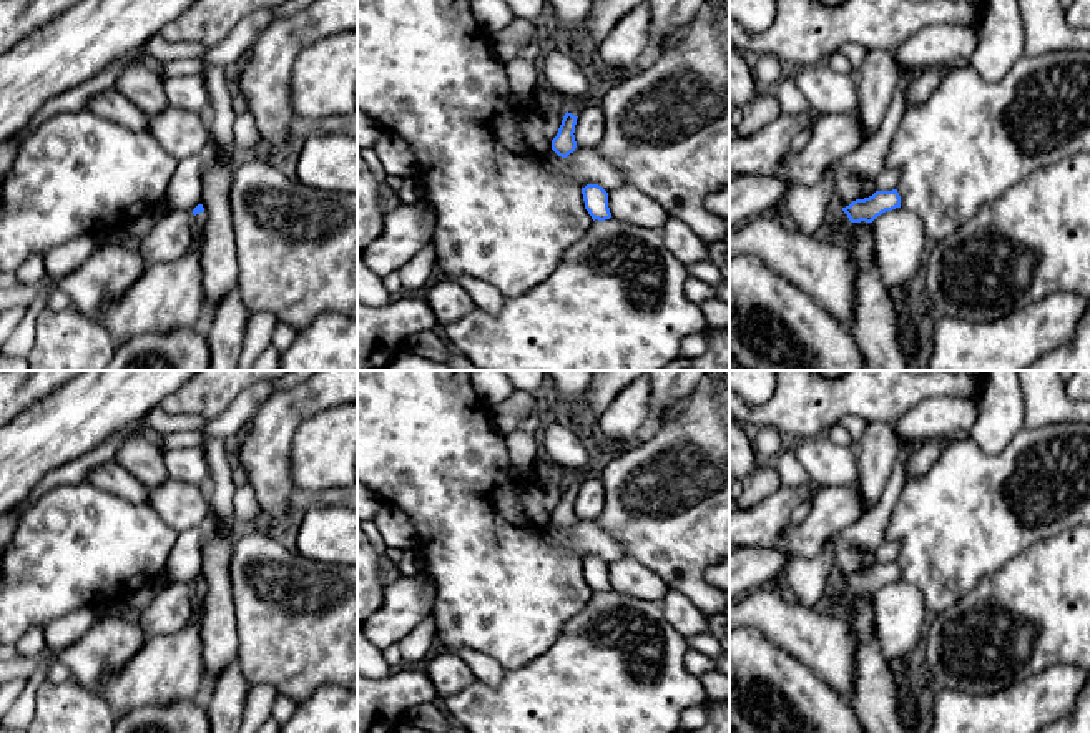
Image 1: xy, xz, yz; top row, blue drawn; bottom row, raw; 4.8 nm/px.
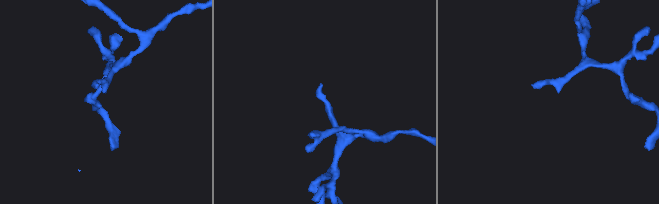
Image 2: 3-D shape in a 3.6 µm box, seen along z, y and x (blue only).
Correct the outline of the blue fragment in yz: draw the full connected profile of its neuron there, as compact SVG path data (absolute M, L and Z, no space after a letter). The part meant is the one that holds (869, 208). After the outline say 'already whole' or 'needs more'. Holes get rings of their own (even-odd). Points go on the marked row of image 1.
M897 189L876 191L872 196L856 199L842 209L834 208L822 233L837 241L844 239L852 223L872 223L882 213L896 208L901 208L901 196Z; needs more

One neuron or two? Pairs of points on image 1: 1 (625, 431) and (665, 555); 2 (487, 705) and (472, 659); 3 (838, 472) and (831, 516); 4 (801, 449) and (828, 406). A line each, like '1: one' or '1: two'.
1: two
2: two
3: two
4: two

